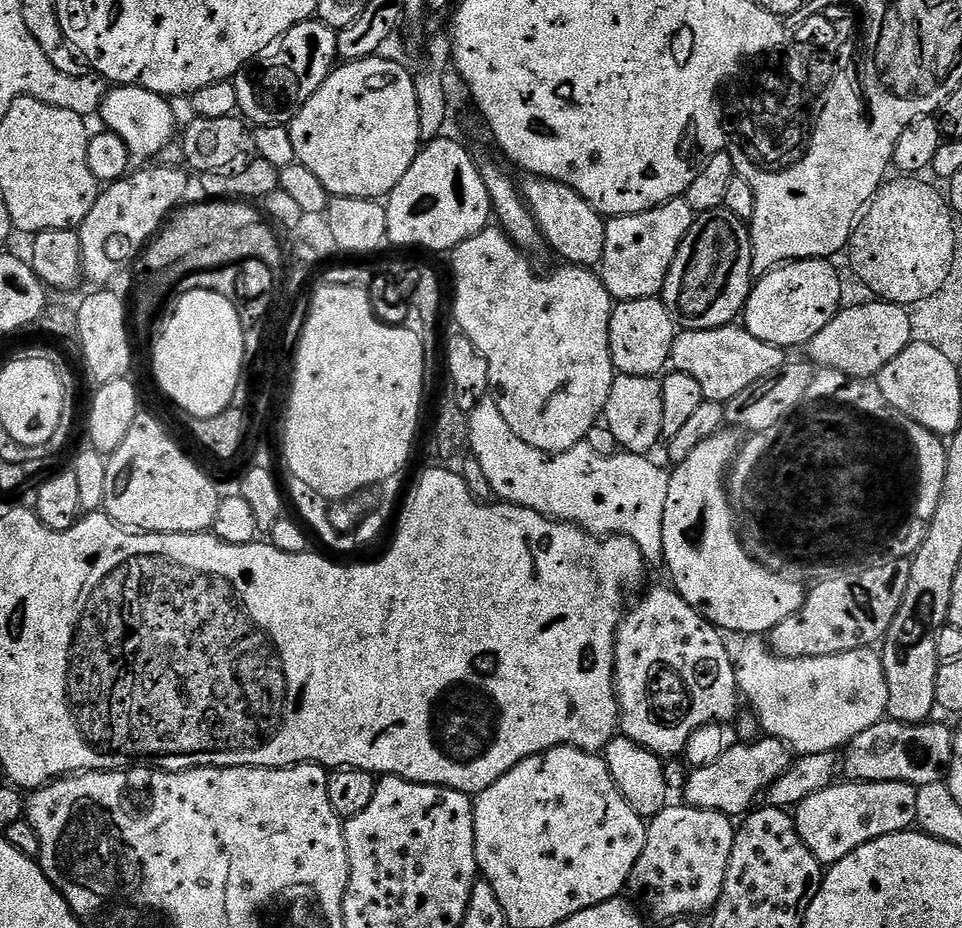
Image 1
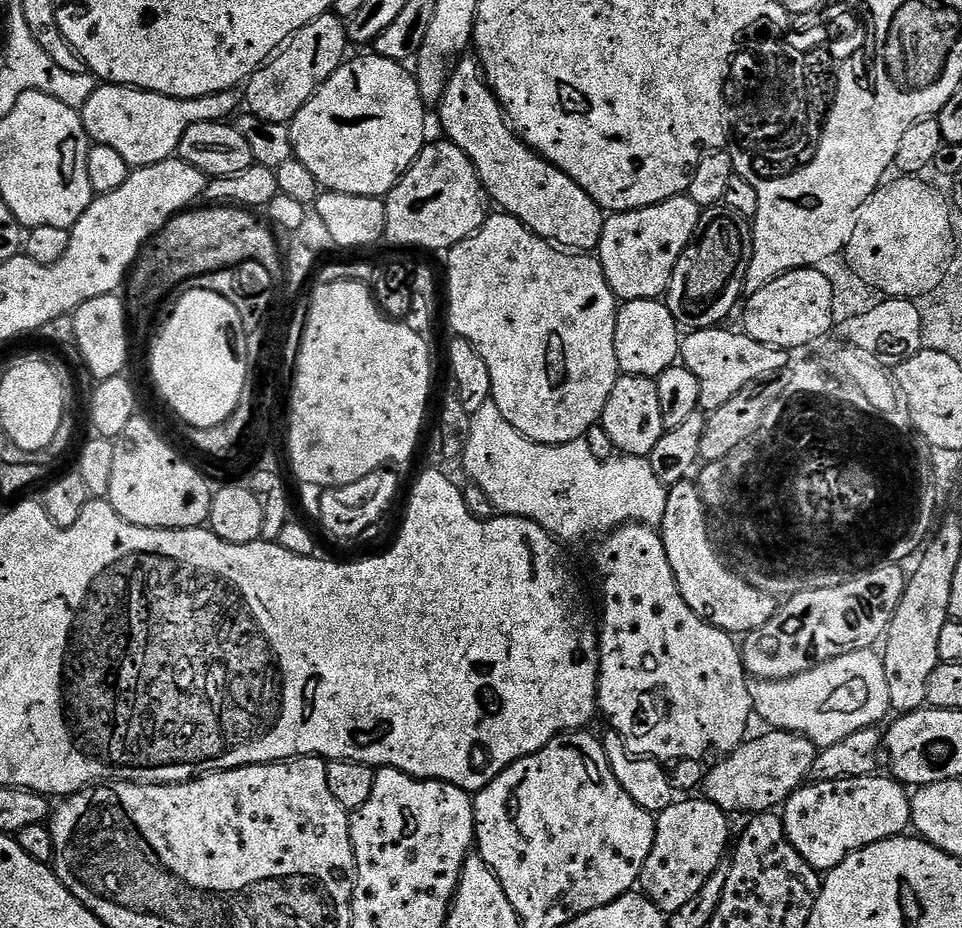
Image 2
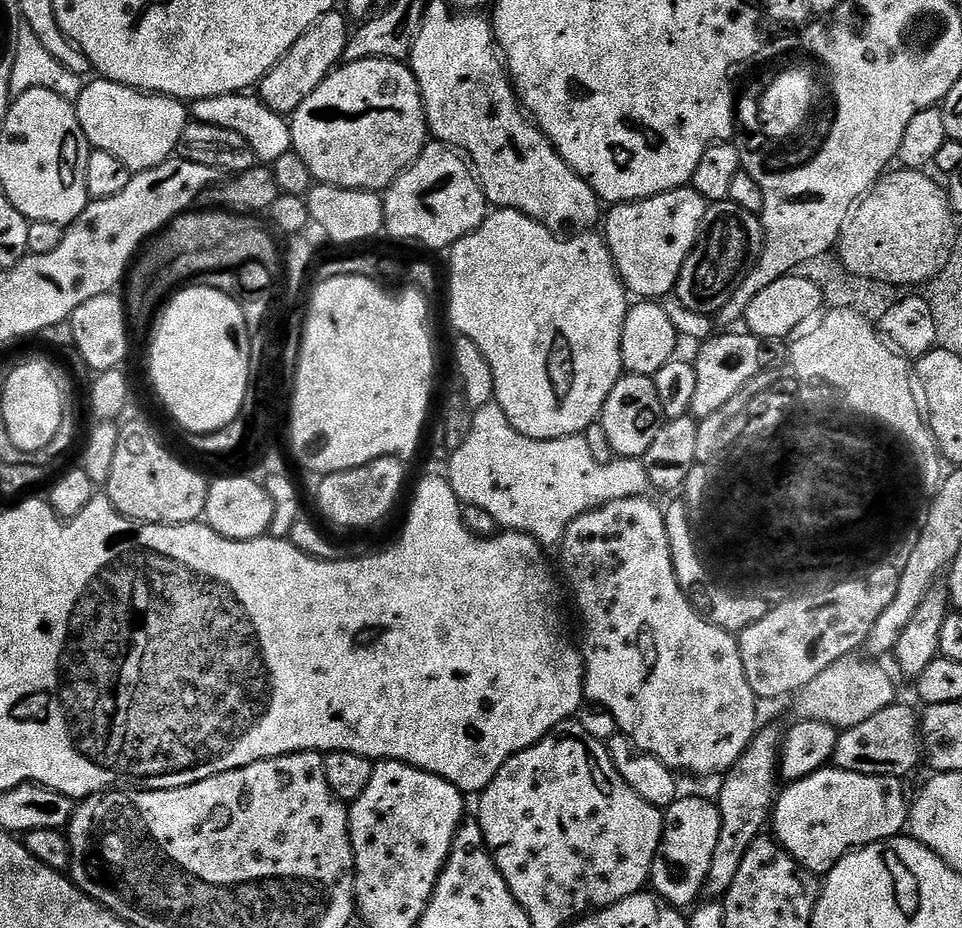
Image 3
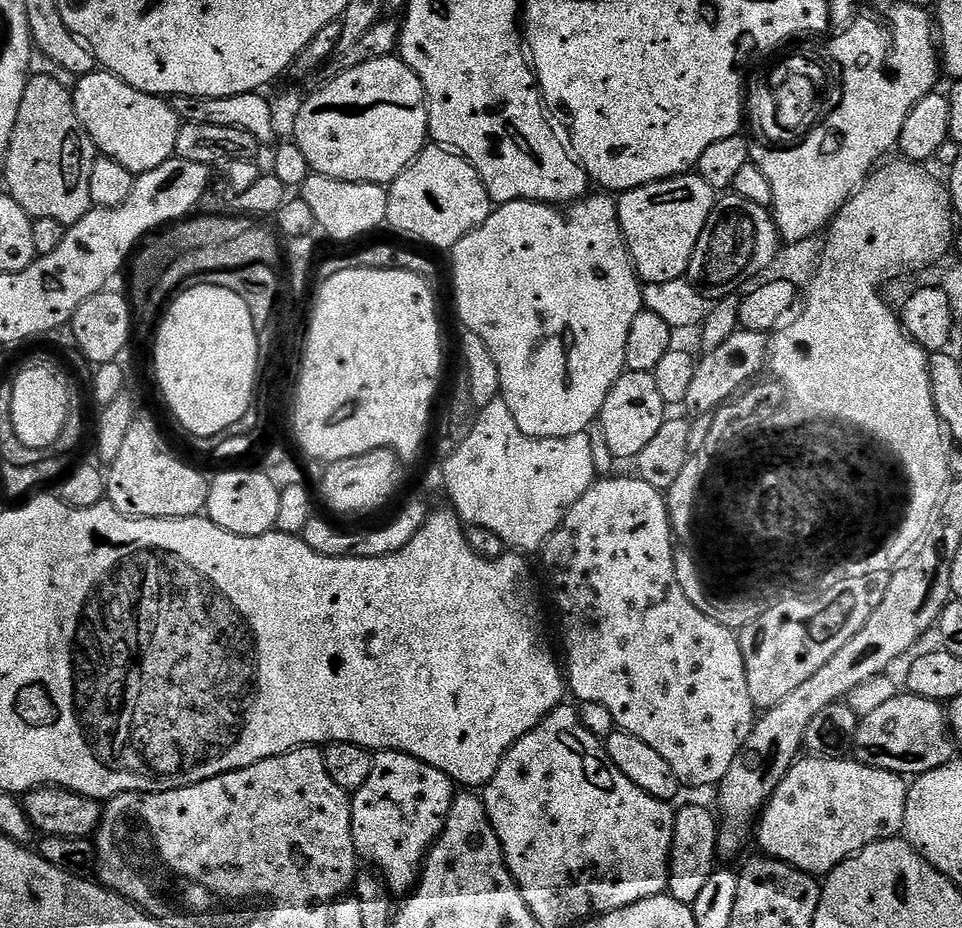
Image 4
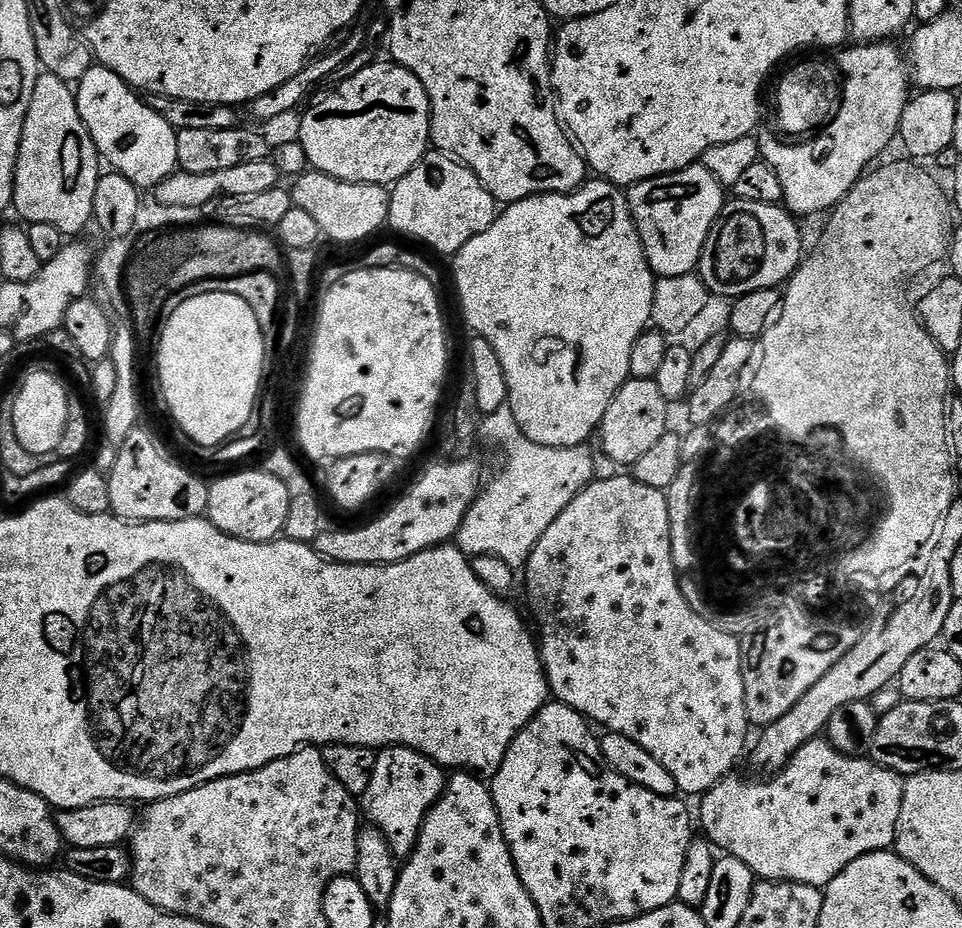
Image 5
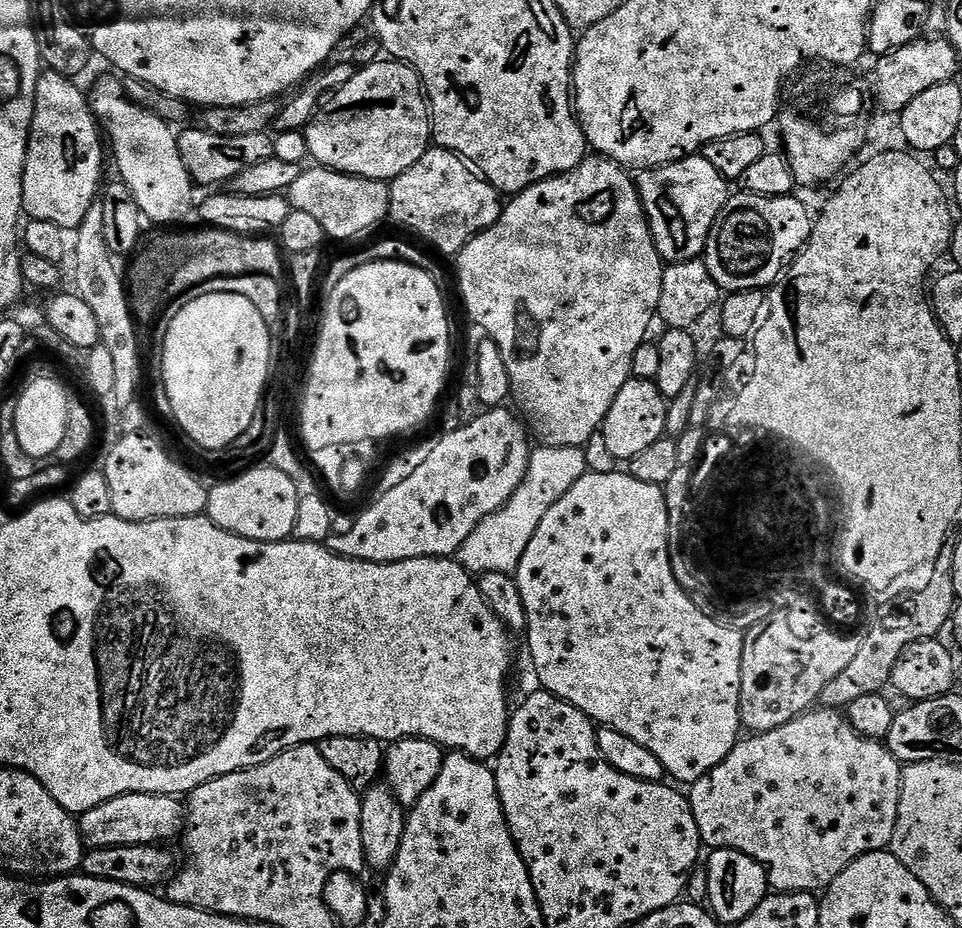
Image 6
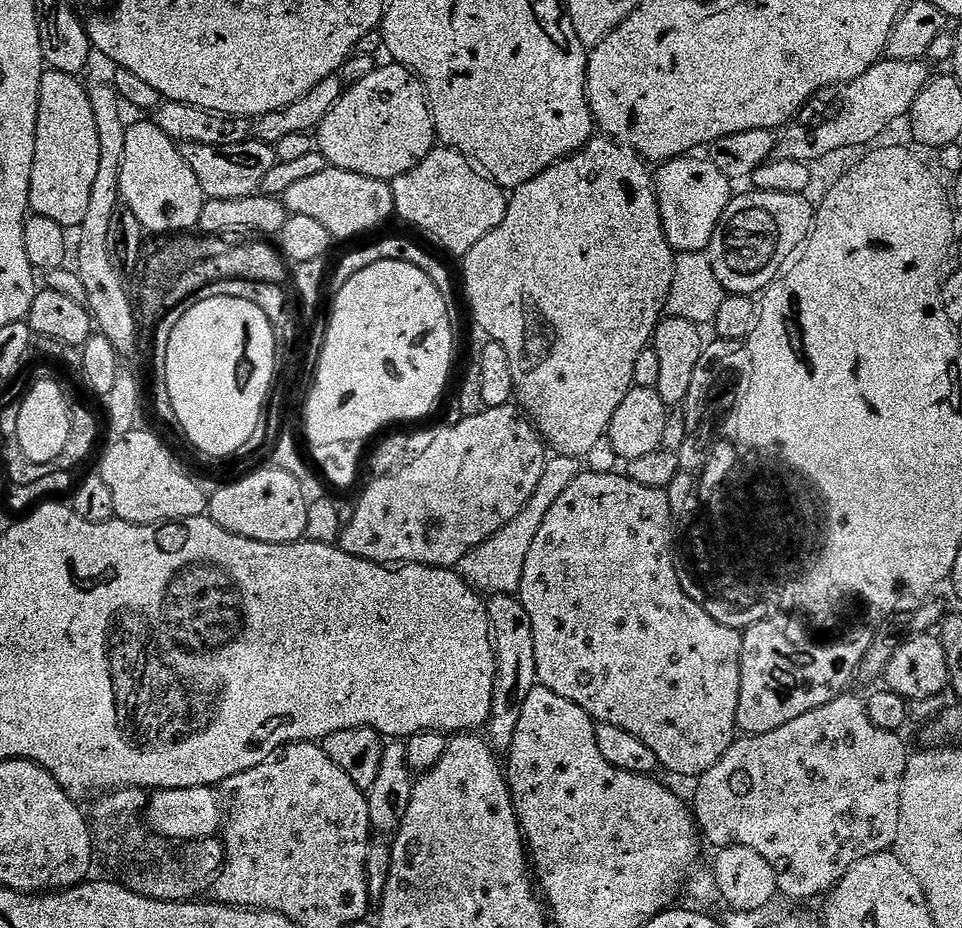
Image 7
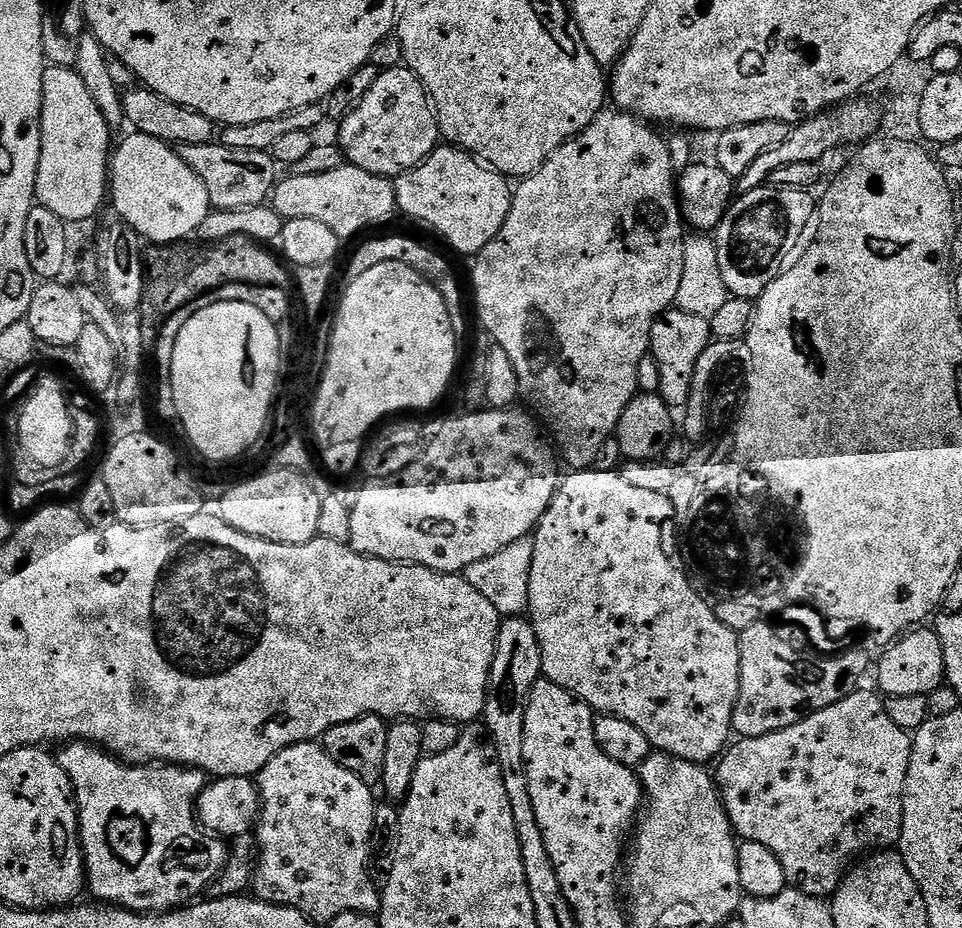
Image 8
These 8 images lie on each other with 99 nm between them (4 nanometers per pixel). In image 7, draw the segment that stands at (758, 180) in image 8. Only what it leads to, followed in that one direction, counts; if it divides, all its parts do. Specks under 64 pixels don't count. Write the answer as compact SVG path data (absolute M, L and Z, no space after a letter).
M881 58L866 74L848 81L843 89L844 101L840 109L829 120L824 120L820 128L812 120L797 118L779 133L776 142L775 159L802 160L813 162L828 156L831 152L840 152L843 148L860 148L863 144L871 145L888 124L909 115L922 90L928 85L929 65L924 60L889 60Z

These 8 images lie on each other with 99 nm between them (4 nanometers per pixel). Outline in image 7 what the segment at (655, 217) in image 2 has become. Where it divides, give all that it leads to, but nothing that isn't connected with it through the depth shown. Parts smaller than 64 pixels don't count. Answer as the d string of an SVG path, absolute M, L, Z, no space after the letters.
M691 155L665 160L655 169L654 183L660 217L668 245L677 253L704 252L711 245L712 235L722 218L724 208L734 195L733 185L711 160L692 160Z

